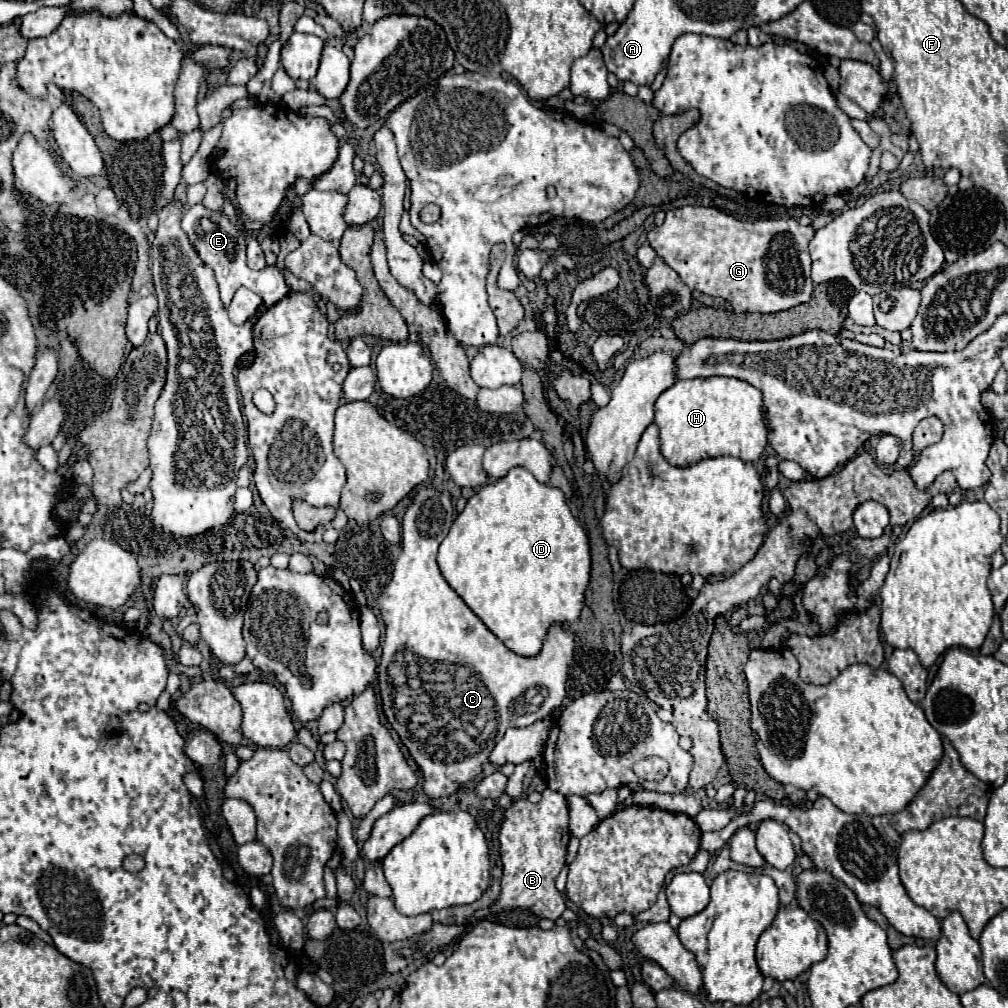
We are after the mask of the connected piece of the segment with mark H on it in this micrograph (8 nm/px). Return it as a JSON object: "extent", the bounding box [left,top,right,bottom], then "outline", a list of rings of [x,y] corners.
{"extent":[655,378,767,466],"outline":[[[737,378],[677,380],[657,398],[655,424],[661,432],[661,452],[675,466],[689,466],[715,456],[735,456],[743,462],[755,462],[767,446],[761,392]]]}

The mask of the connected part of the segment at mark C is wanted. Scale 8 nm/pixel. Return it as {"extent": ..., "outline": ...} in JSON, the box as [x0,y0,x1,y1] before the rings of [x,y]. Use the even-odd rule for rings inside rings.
{"extent":[377,488,575,798],"outline":[[[421,488],[413,504],[403,516],[401,528],[401,556],[395,562],[391,584],[387,584],[379,594],[379,610],[385,622],[385,642],[383,656],[377,668],[379,690],[383,700],[383,712],[391,726],[397,730],[403,744],[409,748],[413,760],[423,772],[423,790],[429,798],[443,798],[457,792],[459,784],[473,780],[481,774],[481,766],[489,758],[489,750],[503,738],[505,730],[523,728],[533,722],[543,720],[565,698],[565,684],[569,676],[569,666],[575,656],[575,634],[569,624],[553,624],[543,642],[543,650],[537,656],[519,656],[511,652],[463,602],[463,598],[445,582],[435,556],[441,540],[453,524],[451,498],[435,488]],[[429,658],[445,658],[451,662],[429,662]]]}

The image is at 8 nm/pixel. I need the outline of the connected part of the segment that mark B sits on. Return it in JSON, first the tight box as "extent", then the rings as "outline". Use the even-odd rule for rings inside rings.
{"extent":[473,790,569,920],"outline":[[[545,790],[543,800],[539,804],[531,804],[521,798],[511,804],[505,814],[505,822],[499,834],[499,854],[503,862],[503,880],[501,880],[501,896],[489,908],[477,910],[473,918],[485,918],[489,914],[501,910],[531,910],[537,918],[557,920],[565,912],[565,900],[555,888],[555,878],[559,876],[569,842],[569,812],[567,800],[563,794],[555,790]]]}

